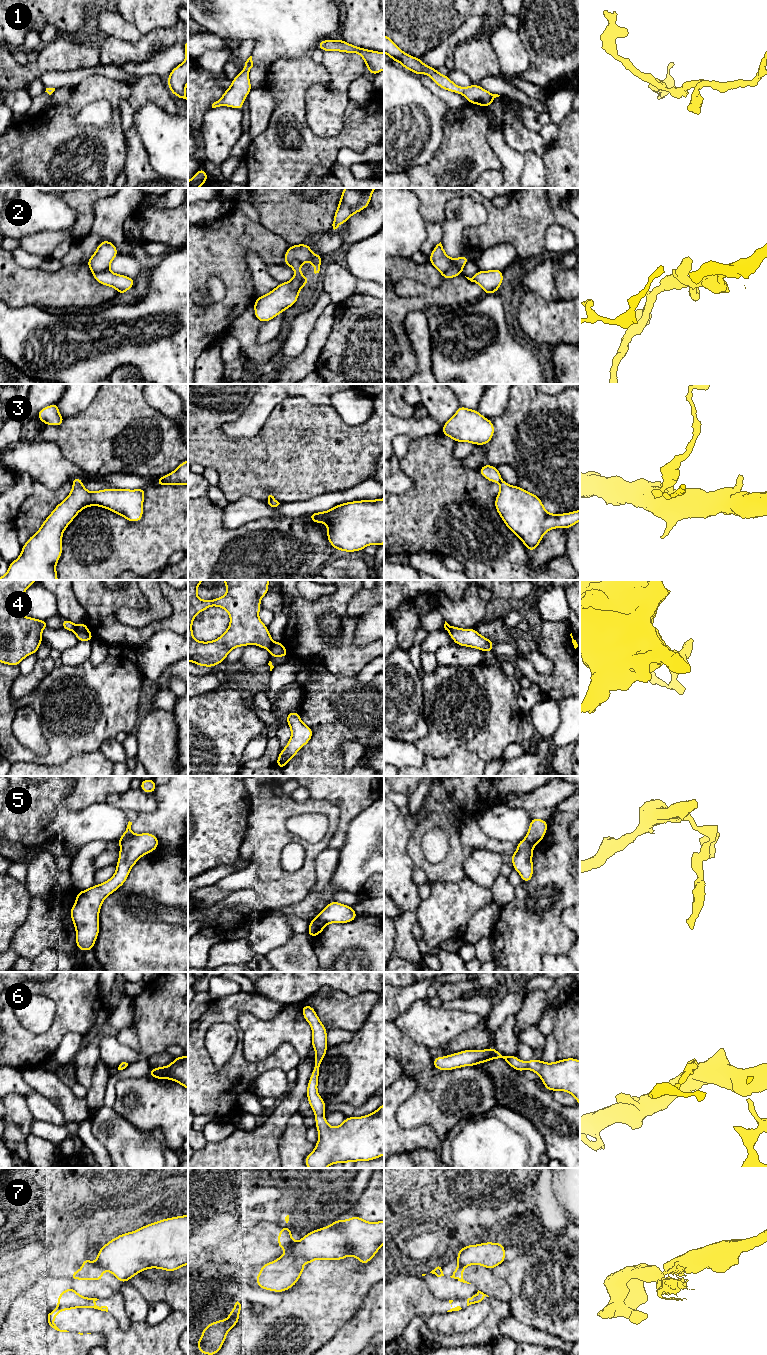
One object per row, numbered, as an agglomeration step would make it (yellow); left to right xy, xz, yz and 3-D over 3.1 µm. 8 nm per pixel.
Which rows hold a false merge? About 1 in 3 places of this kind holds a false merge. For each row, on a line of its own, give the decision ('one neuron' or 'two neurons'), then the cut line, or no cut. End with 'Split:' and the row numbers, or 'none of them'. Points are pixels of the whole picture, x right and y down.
1: one neuron | no cut
2: two neurons | xy (108, 268), (92, 272)
3: one neuron | no cut
4: two neurons | xz (273, 642), (268, 649)
5: two neurons | xy (132, 833), (120, 844)
6: one neuron | no cut
7: two neurons | xz (296, 1243), (285, 1254)
Split: 2, 4, 5, 7

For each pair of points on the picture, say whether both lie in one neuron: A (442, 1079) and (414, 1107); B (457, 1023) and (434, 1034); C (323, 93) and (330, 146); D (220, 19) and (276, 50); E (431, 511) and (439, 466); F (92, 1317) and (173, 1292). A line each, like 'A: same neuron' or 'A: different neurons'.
A: same neuron
B: same neuron
C: different neurons
D: same neuron
E: same neuron
F: different neurons

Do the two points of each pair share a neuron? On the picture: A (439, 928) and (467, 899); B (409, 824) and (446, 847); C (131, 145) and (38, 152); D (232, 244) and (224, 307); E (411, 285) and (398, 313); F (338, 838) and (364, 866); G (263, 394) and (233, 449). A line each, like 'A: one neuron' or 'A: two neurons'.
A: one neuron
B: two neurons
C: two neurons
D: one neuron
E: two neurons
F: two neurons
G: two neurons

